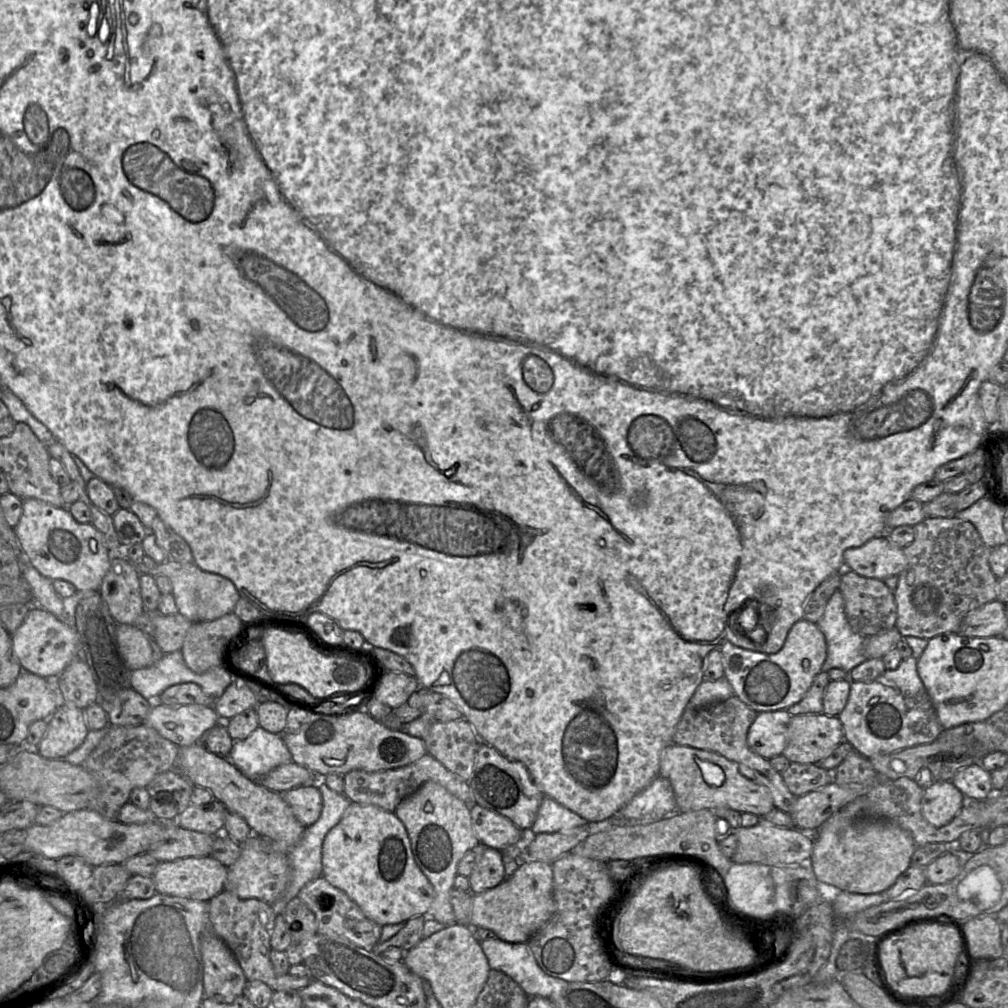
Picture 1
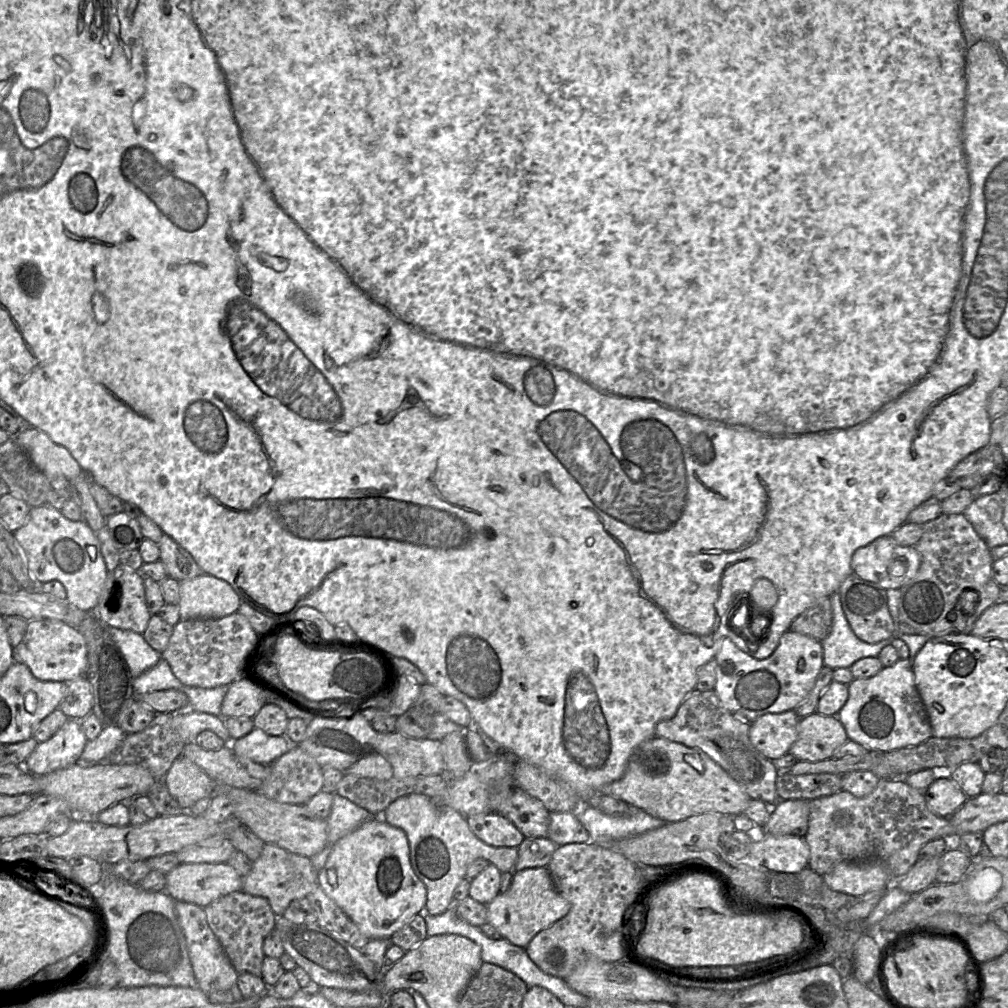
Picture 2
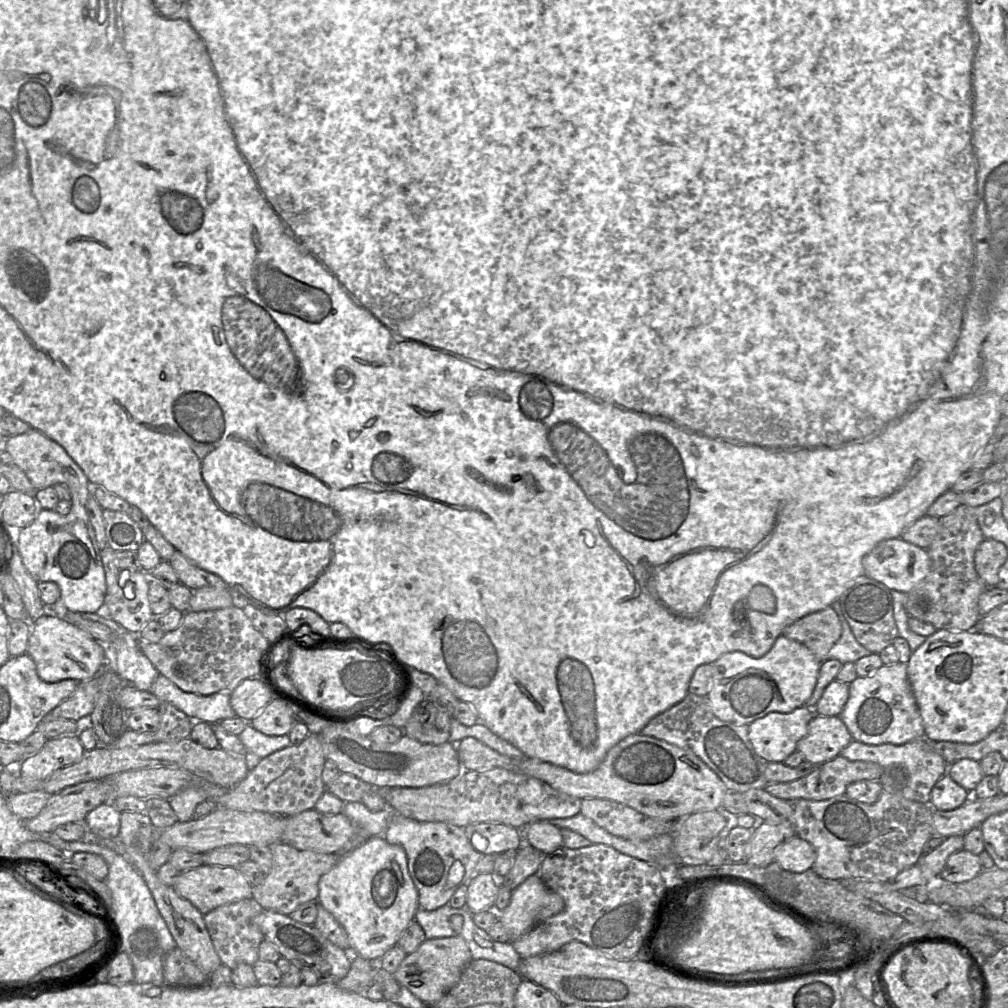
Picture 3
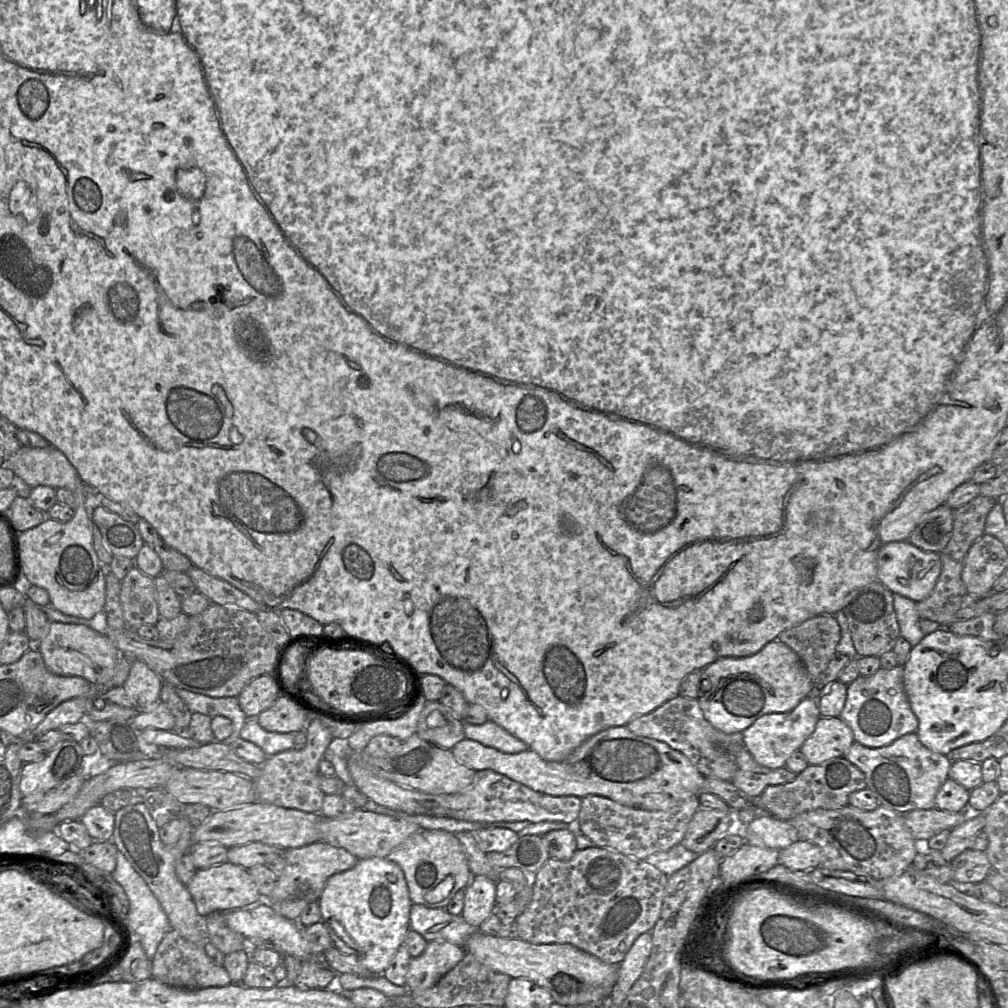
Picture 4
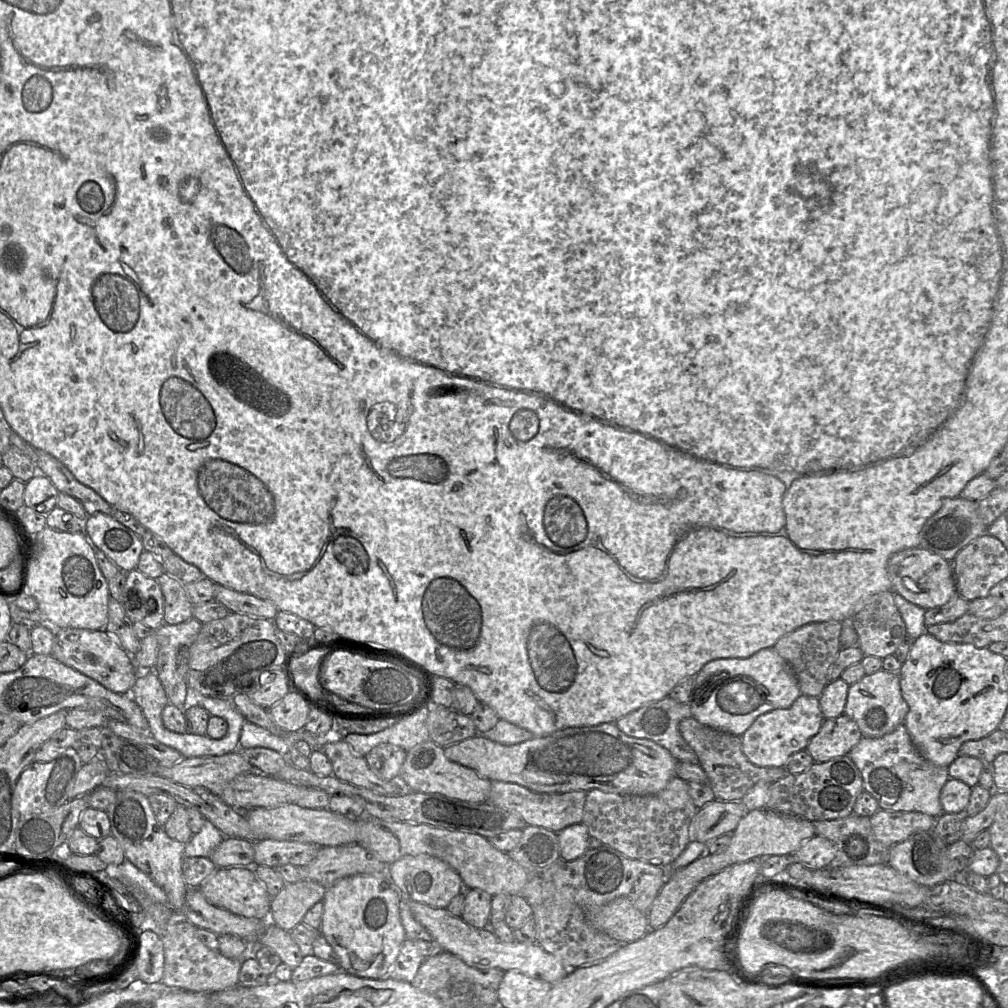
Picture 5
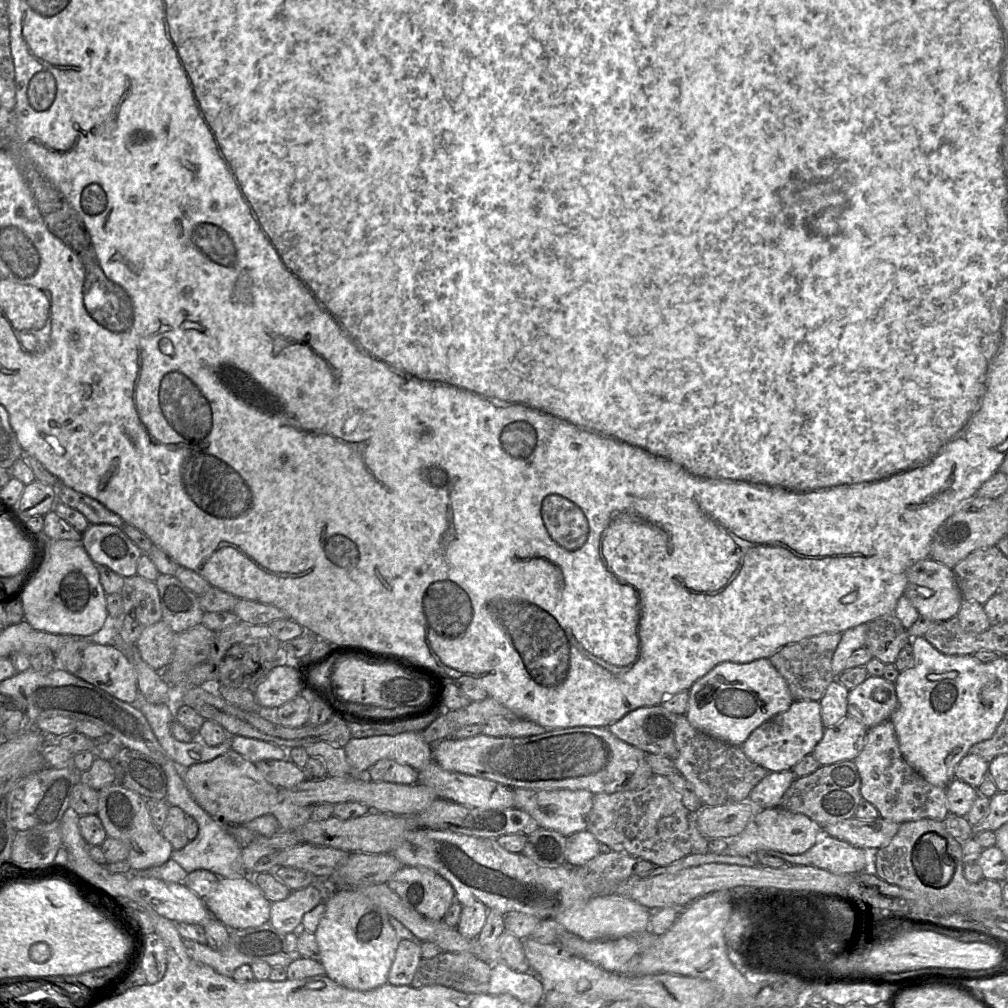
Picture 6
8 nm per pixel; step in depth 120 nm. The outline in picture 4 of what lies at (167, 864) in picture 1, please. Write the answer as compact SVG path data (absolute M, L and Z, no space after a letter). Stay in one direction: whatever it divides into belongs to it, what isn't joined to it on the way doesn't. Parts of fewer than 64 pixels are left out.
M230 862L197 870L186 887L199 915L205 918L214 912L244 909L261 902L262 897L248 870Z

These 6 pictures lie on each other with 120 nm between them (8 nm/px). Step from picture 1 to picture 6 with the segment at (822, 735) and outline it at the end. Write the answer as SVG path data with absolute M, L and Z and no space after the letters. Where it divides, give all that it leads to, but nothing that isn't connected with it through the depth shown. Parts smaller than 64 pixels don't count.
M847 715L839 723L826 727L824 735L811 753L820 765L854 760L863 750L868 728Z

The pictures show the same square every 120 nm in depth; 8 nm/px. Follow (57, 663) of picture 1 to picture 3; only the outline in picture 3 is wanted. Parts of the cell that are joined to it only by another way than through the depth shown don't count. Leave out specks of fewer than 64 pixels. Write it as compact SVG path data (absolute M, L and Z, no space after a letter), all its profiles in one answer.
M48 612L31 623L27 654L36 665L37 674L47 683L72 679L78 682L90 680L105 667L105 651L100 642L88 633Z

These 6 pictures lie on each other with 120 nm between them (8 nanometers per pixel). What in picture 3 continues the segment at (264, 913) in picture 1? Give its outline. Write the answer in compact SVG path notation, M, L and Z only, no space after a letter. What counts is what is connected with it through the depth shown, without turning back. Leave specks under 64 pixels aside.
M248 898L222 905L204 915L204 923L215 952L221 963L231 970L240 963L253 966L258 961L258 949L264 936L253 924L253 919L262 911L263 908L253 898Z

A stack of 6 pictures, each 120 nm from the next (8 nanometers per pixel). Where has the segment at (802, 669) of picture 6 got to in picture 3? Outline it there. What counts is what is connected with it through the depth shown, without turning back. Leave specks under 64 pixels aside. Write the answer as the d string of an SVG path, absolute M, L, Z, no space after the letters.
M832 607L810 613L787 626L782 636L806 646L823 663L841 636L841 623Z

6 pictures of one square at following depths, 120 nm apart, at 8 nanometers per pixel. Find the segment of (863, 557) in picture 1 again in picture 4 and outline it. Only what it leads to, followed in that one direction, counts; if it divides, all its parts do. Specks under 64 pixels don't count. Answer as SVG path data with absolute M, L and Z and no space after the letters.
M894 541L882 546L877 555L877 580L893 594L897 593L914 602L921 602L933 591L942 570L940 555L925 552L906 541Z

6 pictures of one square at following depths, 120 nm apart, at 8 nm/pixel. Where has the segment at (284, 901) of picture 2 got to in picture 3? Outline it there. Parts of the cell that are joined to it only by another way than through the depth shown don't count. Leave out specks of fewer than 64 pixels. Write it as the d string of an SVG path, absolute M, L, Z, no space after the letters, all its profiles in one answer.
M284 842L271 847L272 868L264 880L252 887L252 898L263 908L289 916L300 905L317 901L320 878L330 871L344 854L324 854L309 850L298 850Z

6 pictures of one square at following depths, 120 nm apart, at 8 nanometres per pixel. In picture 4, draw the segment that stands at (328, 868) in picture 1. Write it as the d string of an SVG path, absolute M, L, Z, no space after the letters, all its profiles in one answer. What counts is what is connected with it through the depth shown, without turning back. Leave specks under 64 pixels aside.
M387 858L361 859L352 869L332 875L317 902L321 921L329 932L333 946L344 955L353 957L372 974L382 975L409 931L412 902L401 868Z

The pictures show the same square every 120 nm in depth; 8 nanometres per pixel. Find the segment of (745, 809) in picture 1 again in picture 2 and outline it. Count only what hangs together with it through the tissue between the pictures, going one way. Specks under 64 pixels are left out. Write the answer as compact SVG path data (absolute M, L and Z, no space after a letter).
M657 736L642 742L631 754L623 776L601 787L599 793L621 799L667 822L703 813L736 816L745 811L751 800L746 791L701 749Z

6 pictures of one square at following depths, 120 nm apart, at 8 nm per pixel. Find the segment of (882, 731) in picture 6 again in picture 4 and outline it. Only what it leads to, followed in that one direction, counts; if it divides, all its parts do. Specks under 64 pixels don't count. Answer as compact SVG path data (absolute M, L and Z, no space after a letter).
M915 733L906 734L879 748L854 741L844 757L864 773L867 788L875 794L879 804L901 814L936 808L936 795L949 778L952 765L948 756L926 748Z

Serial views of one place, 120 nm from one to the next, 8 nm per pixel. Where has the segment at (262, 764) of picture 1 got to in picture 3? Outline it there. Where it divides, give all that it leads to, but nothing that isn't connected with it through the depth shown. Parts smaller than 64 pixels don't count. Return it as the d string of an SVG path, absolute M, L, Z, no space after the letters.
M250 722L238 737L245 746L251 761L265 758L292 745L288 735L270 736L263 734L256 730Z

